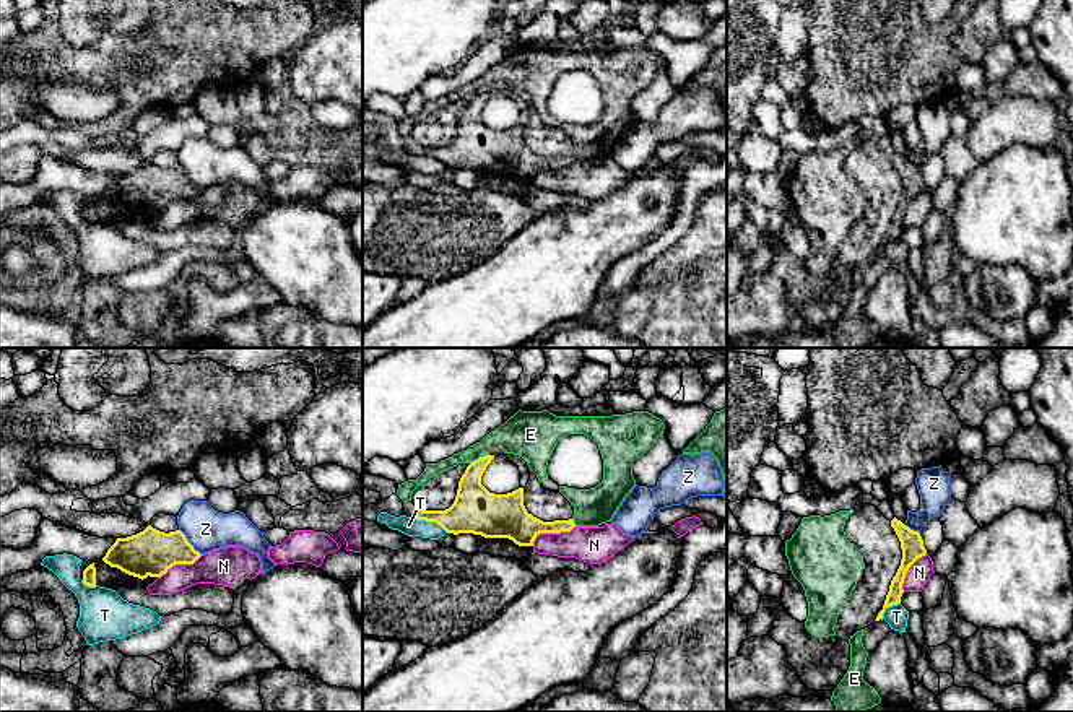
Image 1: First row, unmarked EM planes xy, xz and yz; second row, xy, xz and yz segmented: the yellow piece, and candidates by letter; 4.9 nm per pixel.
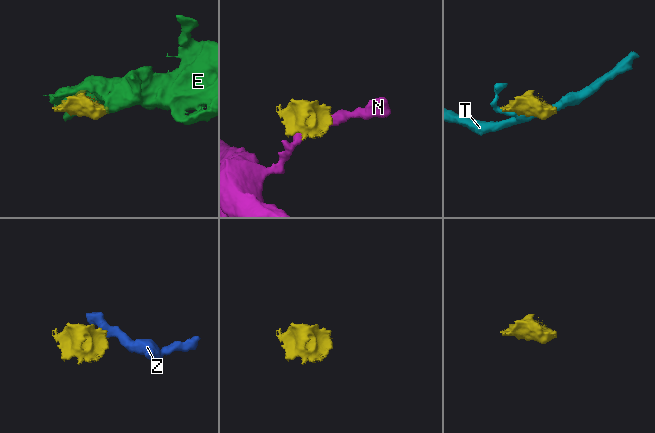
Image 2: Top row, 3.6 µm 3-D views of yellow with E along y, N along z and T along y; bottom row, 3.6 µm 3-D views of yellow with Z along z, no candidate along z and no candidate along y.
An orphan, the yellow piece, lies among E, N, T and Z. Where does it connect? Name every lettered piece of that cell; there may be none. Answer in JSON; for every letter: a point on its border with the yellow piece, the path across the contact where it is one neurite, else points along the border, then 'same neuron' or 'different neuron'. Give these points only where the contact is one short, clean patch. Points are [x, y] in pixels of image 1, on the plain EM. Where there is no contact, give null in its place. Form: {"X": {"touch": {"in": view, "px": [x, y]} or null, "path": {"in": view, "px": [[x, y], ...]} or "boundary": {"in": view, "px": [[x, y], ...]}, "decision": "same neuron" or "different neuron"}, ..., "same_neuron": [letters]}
{"E": {"touch": {"in": "xz", "px": [480, 93]}, "decision": "same neuron"}, "N": {"touch": {"in": "xz", "px": [551, 168]}, "decision": "different neuron"}, "T": {"touch": {"in": "xz", "px": [430, 156]}, "decision": "different neuron"}, "Z": {"touch": {"in": "xy", "px": [187, 178]}, "boundary": {"in": "xy", "px": [[179, 164], [200, 191]]}, "decision": "different neuron"}, "same_neuron": ["E"]}

